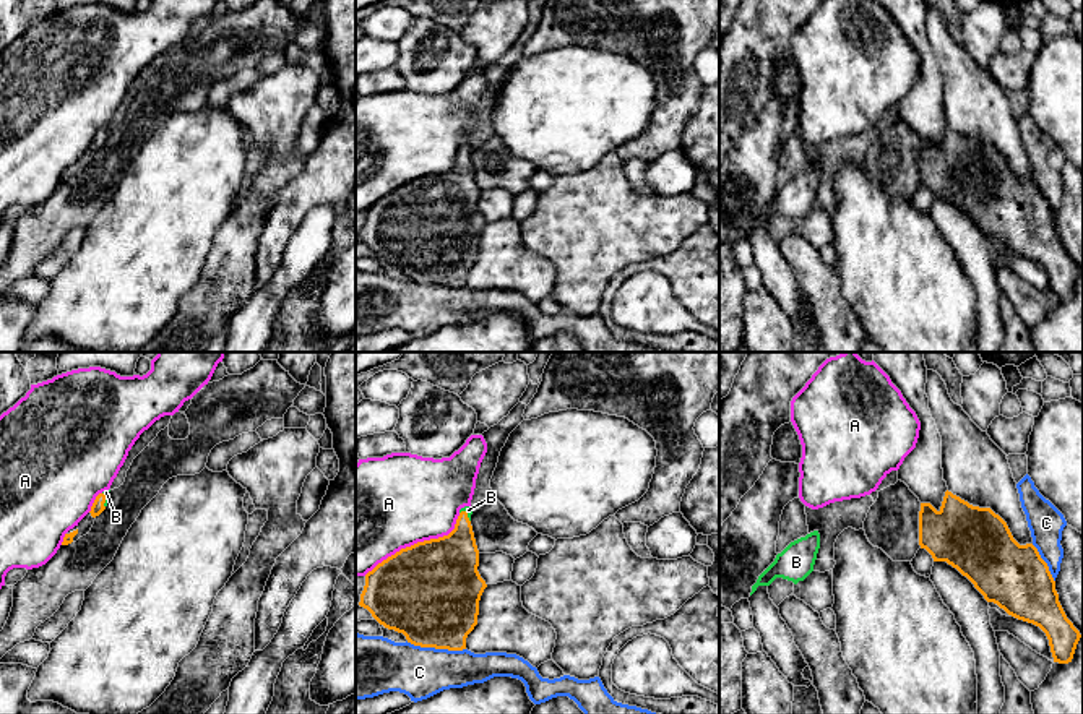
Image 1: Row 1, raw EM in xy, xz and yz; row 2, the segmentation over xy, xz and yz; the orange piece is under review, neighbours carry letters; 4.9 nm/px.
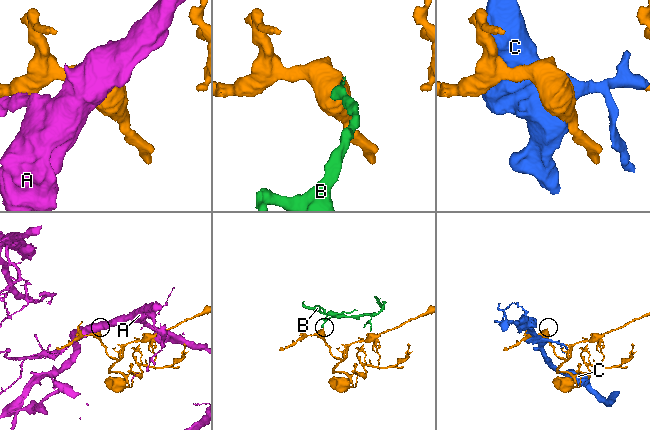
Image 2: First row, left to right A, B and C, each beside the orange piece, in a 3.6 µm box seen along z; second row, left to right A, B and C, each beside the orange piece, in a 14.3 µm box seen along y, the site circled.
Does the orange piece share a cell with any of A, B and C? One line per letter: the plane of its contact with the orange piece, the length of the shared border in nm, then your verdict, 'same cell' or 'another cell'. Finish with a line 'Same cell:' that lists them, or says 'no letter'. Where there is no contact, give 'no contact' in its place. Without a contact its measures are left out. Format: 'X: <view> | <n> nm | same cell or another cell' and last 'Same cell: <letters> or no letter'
A: xz | 550 nm | another cell
B: xz | 80 nm | same cell
C: xz | 300 nm | another cell
Same cell: B

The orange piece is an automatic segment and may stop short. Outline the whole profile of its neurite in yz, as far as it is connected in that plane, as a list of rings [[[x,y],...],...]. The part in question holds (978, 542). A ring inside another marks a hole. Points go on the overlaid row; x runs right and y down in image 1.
[[[948,490],[938,511],[930,503],[921,503],[919,545],[932,555],[934,561],[947,561],[956,568],[987,602],[997,604],[1018,620],[1039,626],[1049,639],[1054,662],[1072,662],[1081,634],[1059,602],[1047,563],[1033,544],[1020,545],[1007,523],[990,508],[973,506]]]

